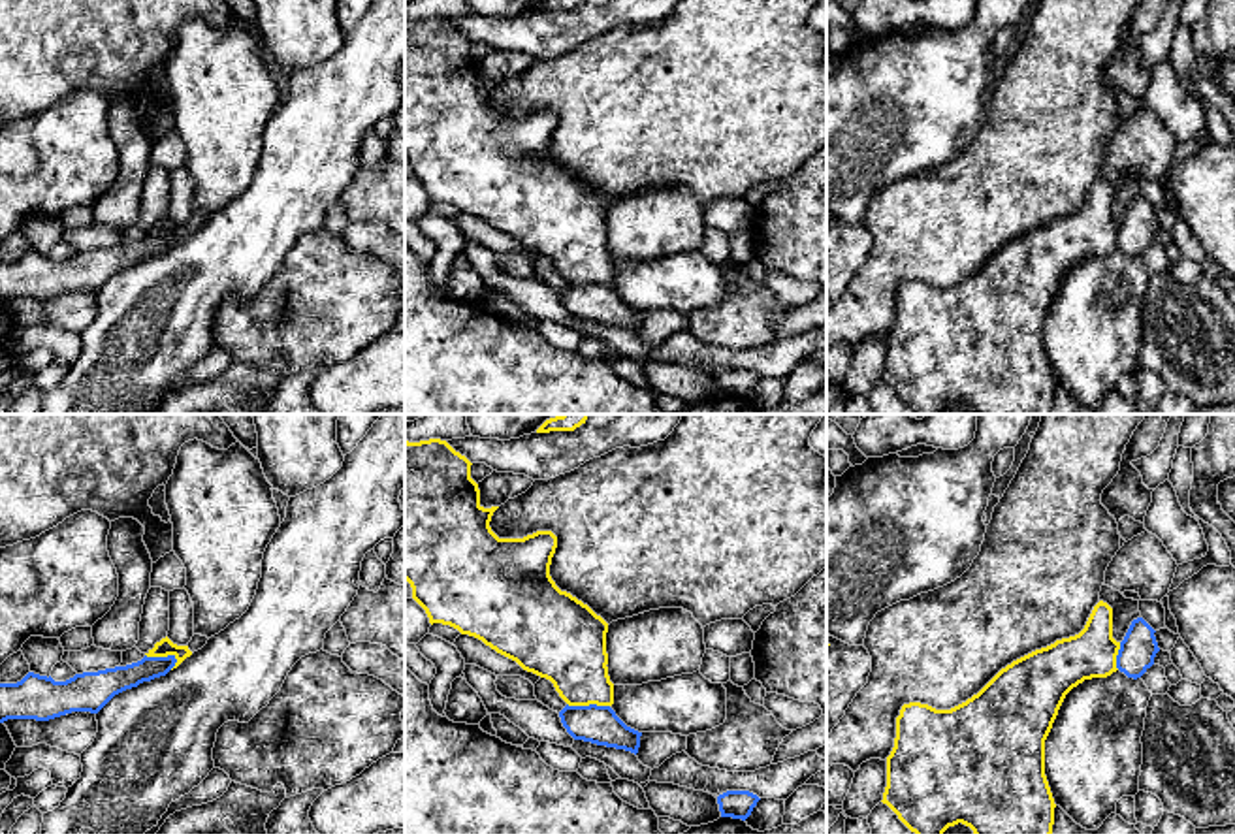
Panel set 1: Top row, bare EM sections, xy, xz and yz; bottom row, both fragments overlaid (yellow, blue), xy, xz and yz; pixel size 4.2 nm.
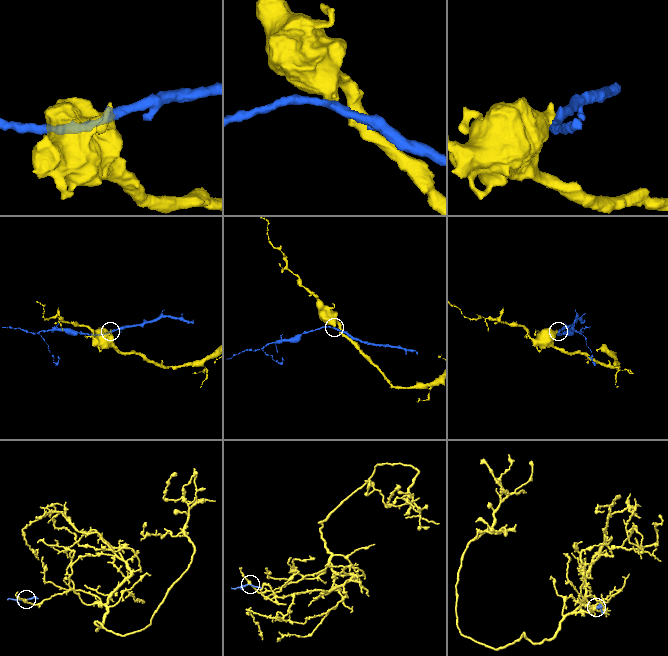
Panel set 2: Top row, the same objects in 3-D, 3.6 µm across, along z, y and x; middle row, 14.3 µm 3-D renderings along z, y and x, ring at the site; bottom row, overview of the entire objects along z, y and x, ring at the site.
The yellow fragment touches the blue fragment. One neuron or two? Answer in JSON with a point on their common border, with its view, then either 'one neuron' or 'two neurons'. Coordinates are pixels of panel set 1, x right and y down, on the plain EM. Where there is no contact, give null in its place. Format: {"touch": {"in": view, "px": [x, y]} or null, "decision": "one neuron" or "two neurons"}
{"touch": {"in": "xy", "px": [162, 234]}, "decision": "two neurons"}

